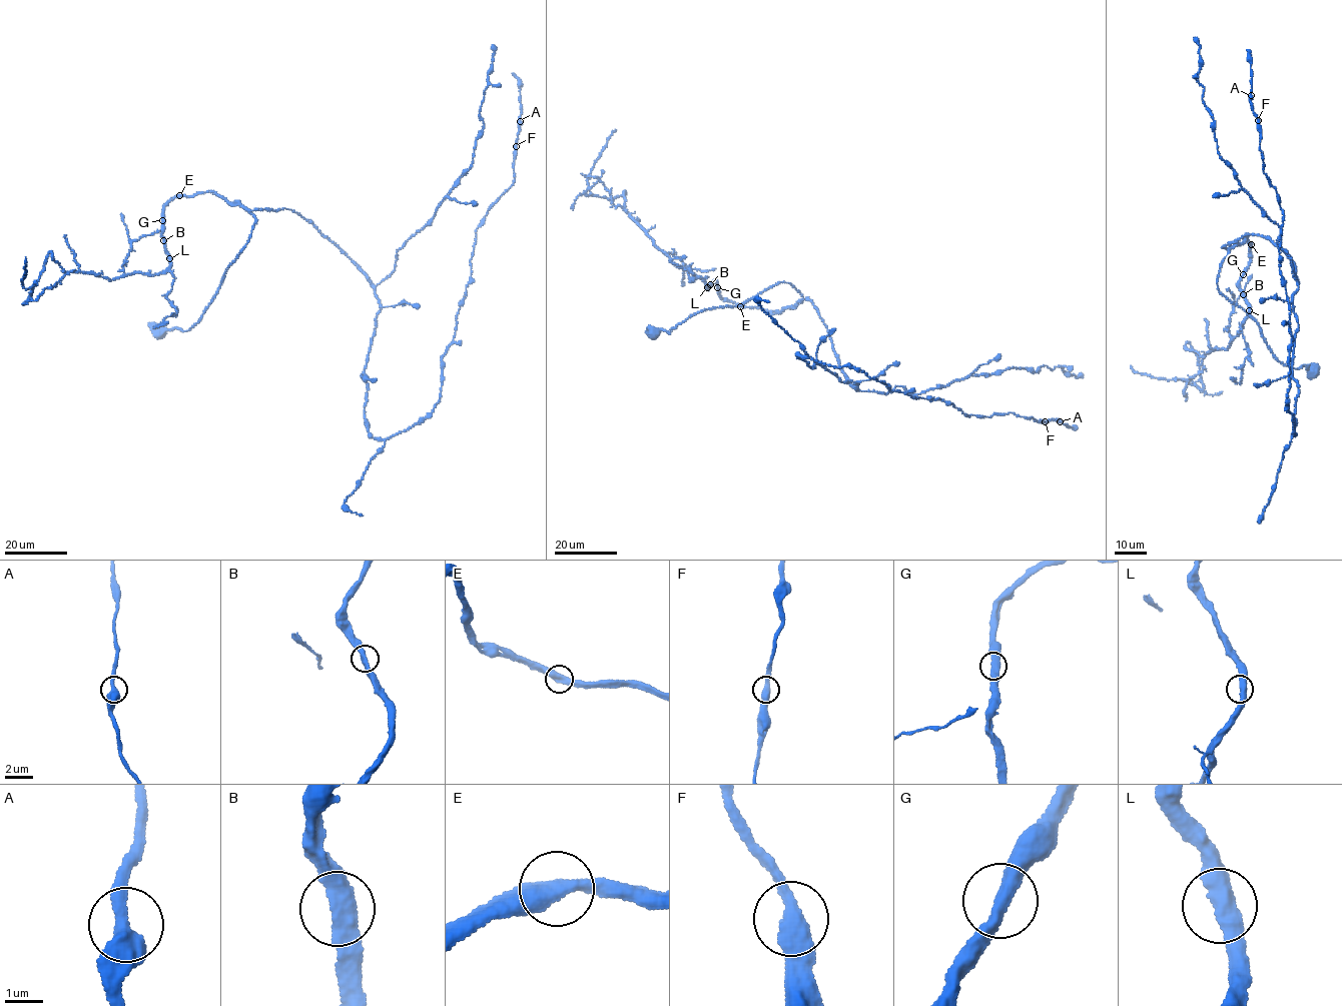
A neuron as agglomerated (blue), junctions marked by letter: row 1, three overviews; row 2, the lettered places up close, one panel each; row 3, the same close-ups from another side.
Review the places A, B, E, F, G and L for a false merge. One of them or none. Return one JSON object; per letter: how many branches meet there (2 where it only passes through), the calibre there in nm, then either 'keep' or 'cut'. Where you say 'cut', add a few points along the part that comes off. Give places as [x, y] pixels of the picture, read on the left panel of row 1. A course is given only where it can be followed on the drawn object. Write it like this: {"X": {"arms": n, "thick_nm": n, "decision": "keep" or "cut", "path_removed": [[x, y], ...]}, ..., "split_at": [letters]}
{"A": {"arms": 2, "thick_nm": 480, "decision": "keep"}, "B": {"arms": 2, "thick_nm": 440, "decision": "keep"}, "E": {"arms": 2, "thick_nm": 460, "decision": "keep"}, "F": {"arms": 2, "thick_nm": 460, "decision": "keep"}, "G": {"arms": 2, "thick_nm": 440, "decision": "keep"}, "L": {"arms": 2, "thick_nm": 480, "decision": "keep"}, "split_at": []}

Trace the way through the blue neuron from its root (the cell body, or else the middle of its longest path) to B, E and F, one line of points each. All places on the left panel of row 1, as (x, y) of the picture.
B: (159, 329), (186, 330), (197, 323), (256, 219), (212, 191), (177, 196), (164, 207), (163, 240)
E: (159, 329), (186, 330), (197, 323), (256, 219), (212, 191), (179, 196)
F: (159, 329), (197, 323), (250, 210), (290, 210), (379, 300), (368, 432), (411, 428), (440, 401), (516, 146)

